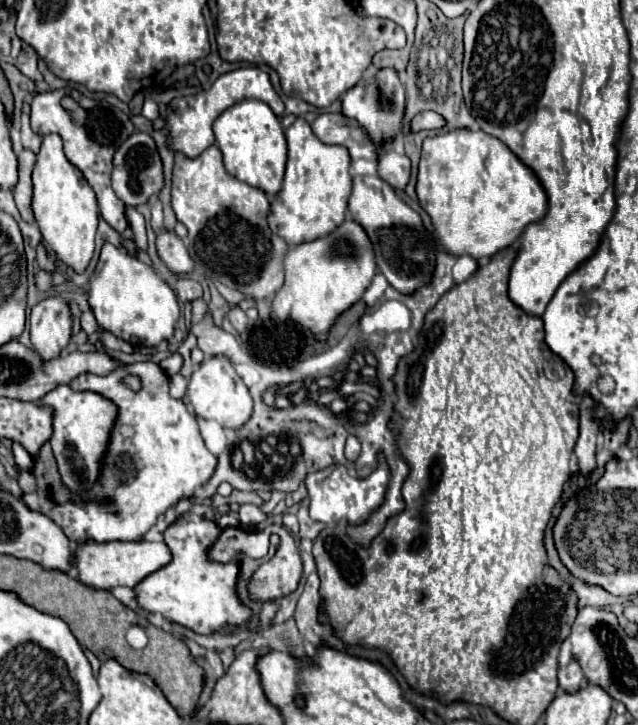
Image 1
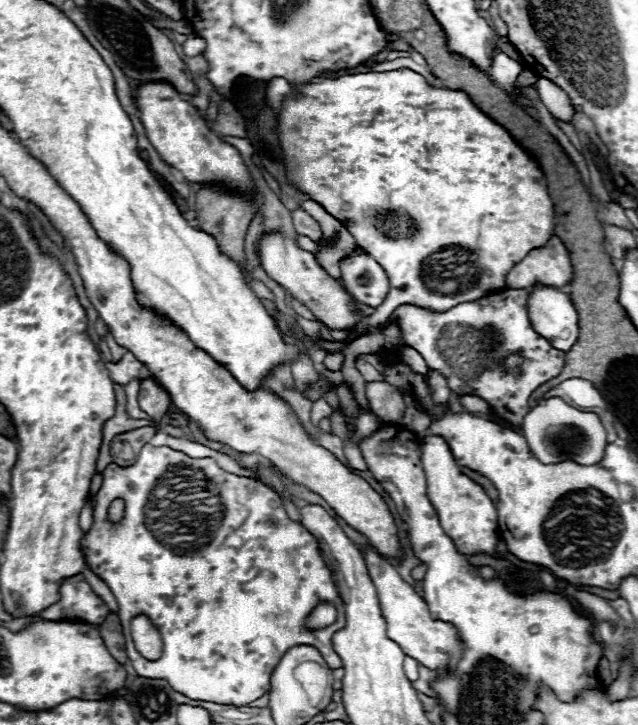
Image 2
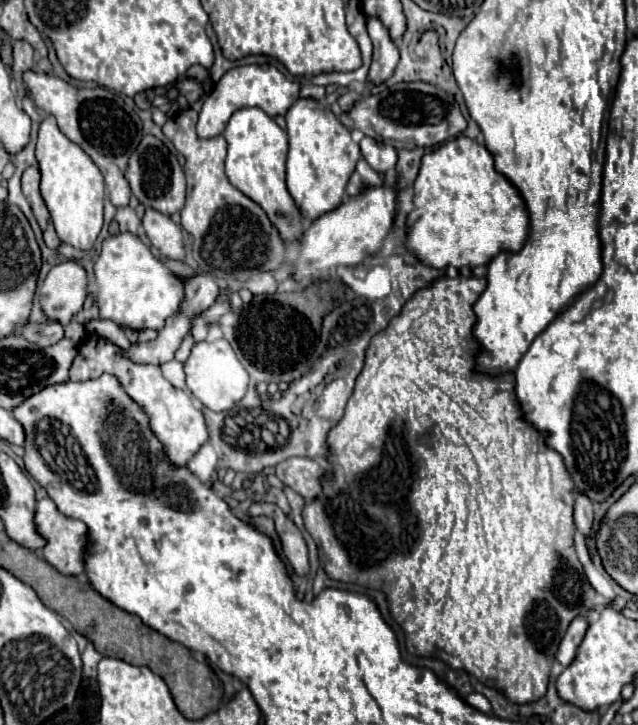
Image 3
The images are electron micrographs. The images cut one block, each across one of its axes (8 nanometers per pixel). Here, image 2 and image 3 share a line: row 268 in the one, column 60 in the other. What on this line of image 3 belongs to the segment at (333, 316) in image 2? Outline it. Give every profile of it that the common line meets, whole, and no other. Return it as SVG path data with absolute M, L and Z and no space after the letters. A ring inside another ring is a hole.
M68 260L54 266L40 290L40 306L48 320L68 326L70 320L82 310L86 300L86 272L80 264Z

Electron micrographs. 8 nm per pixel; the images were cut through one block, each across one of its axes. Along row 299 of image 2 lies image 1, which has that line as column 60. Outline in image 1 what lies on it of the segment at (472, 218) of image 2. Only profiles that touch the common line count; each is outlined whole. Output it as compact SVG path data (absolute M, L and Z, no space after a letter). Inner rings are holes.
M70 386L54 388L54 392L48 392L40 400L40 404L50 406L54 412L50 446L52 446L62 482L74 494L80 494L86 502L90 502L92 500L90 492L98 484L98 478L102 474L106 444L110 444L110 428L114 428L118 408L114 408L110 400L106 400L104 396L98 396L96 392L76 392Z

